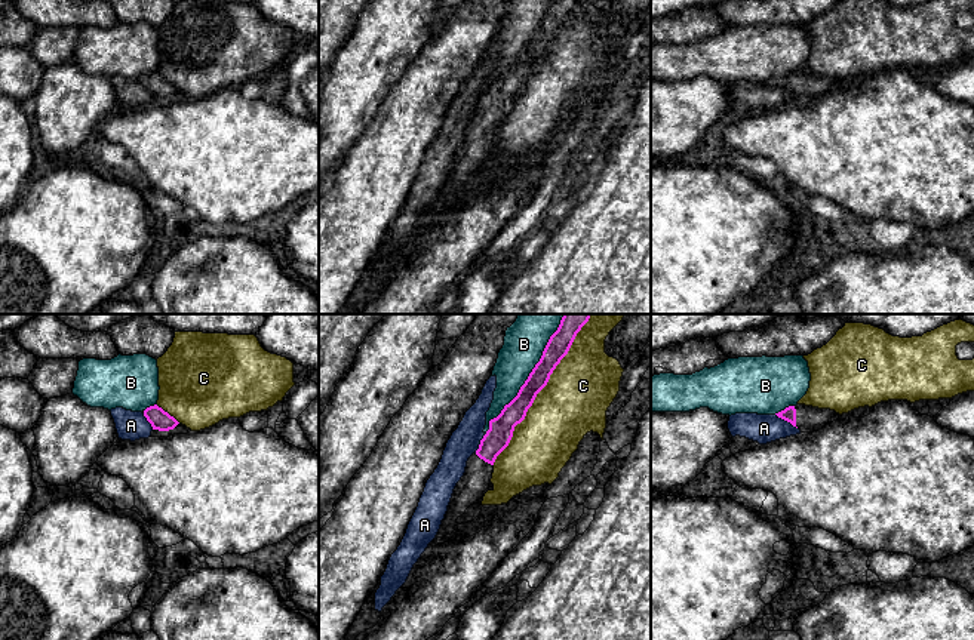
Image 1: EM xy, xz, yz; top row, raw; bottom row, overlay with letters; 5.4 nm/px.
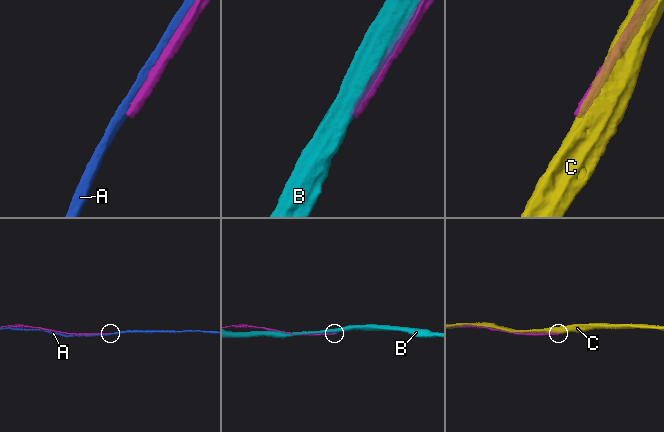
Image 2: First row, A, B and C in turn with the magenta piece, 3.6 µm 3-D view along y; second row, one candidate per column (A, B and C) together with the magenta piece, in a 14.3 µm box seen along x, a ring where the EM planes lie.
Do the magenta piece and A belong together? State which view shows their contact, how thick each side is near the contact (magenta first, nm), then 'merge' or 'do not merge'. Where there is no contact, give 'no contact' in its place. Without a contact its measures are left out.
contact in yz; calibres 80 and 160 nm; do not merge

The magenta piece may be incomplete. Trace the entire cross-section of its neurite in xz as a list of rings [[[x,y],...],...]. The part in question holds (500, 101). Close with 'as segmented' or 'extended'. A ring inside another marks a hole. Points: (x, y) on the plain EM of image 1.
[[[554,0],[532,40],[517,64],[504,74],[501,81],[489,89],[489,98],[480,108],[479,117],[468,126],[466,141],[457,151],[437,206],[454,201],[457,187],[466,178],[483,169],[489,159],[497,124],[508,114],[514,95],[520,92],[537,62],[547,53],[550,43],[568,22],[578,0]]] | extended

